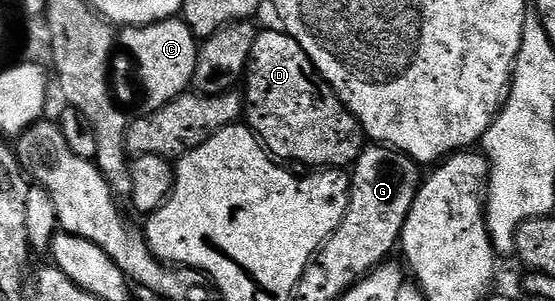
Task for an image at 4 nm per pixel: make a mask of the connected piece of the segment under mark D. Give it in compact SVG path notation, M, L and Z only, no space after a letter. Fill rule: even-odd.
M283 30L257 31L254 50L250 50L248 69L244 71L242 95L242 116L247 127L255 132L261 144L277 161L297 160L300 164L309 164L309 169L312 170L344 170L355 164L366 147L364 129L356 121L356 115L337 98L336 92L320 77L306 50L302 50L297 40Z

